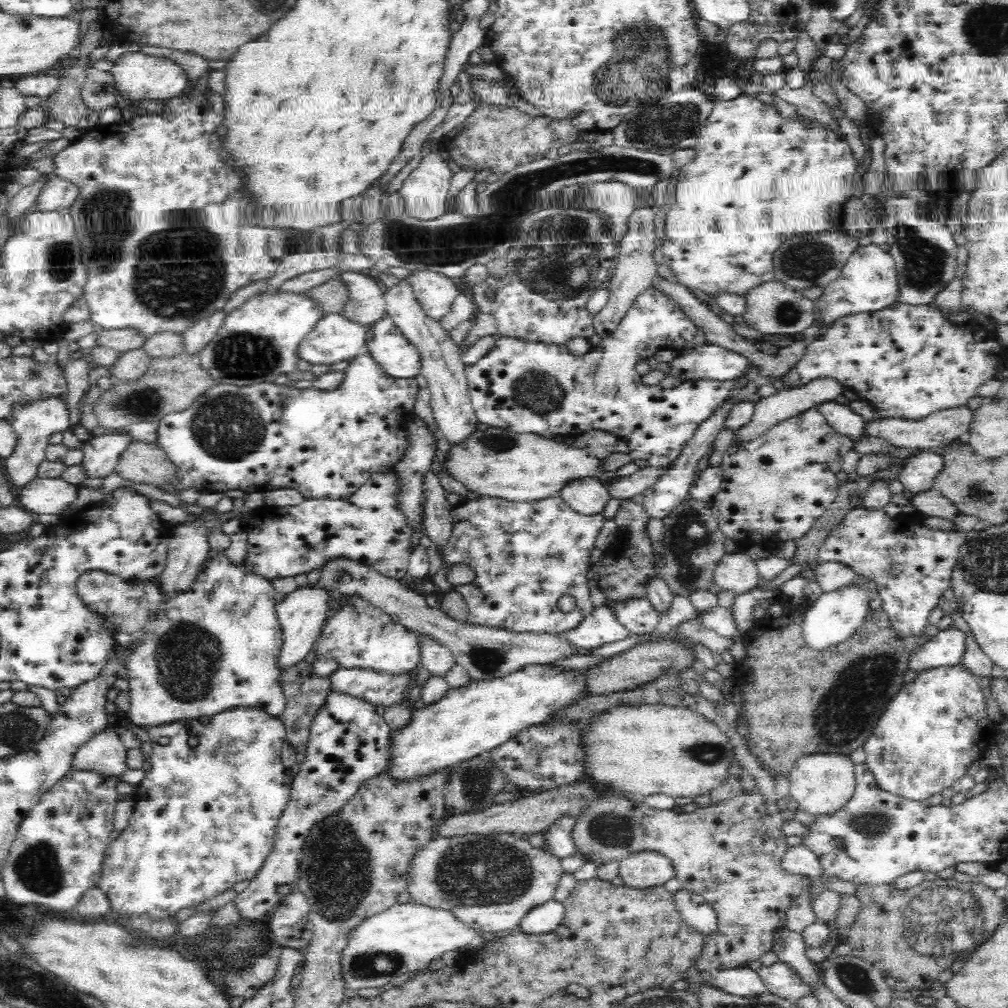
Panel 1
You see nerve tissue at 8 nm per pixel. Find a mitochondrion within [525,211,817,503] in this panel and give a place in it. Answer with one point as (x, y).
(787, 313)

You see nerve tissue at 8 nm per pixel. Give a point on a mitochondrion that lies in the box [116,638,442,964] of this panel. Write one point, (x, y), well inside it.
(340, 883)

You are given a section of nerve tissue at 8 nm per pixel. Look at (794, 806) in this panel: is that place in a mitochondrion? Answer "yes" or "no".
no

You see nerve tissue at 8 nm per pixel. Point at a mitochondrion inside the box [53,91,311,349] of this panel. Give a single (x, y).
(182, 293)

